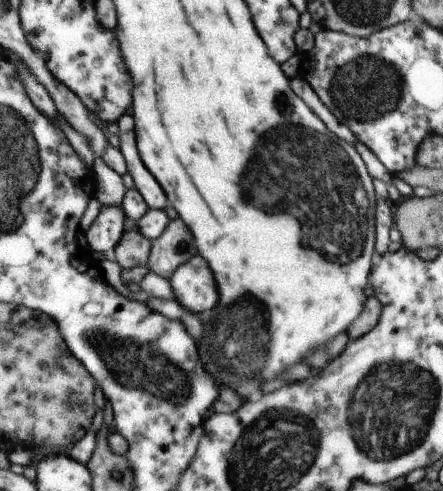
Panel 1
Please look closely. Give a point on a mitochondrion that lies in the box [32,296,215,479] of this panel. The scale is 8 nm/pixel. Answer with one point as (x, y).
(96, 340)

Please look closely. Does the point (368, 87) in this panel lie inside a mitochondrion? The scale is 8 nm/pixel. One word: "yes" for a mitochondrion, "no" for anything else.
yes

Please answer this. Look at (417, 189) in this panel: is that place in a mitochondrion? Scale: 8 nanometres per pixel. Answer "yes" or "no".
no

